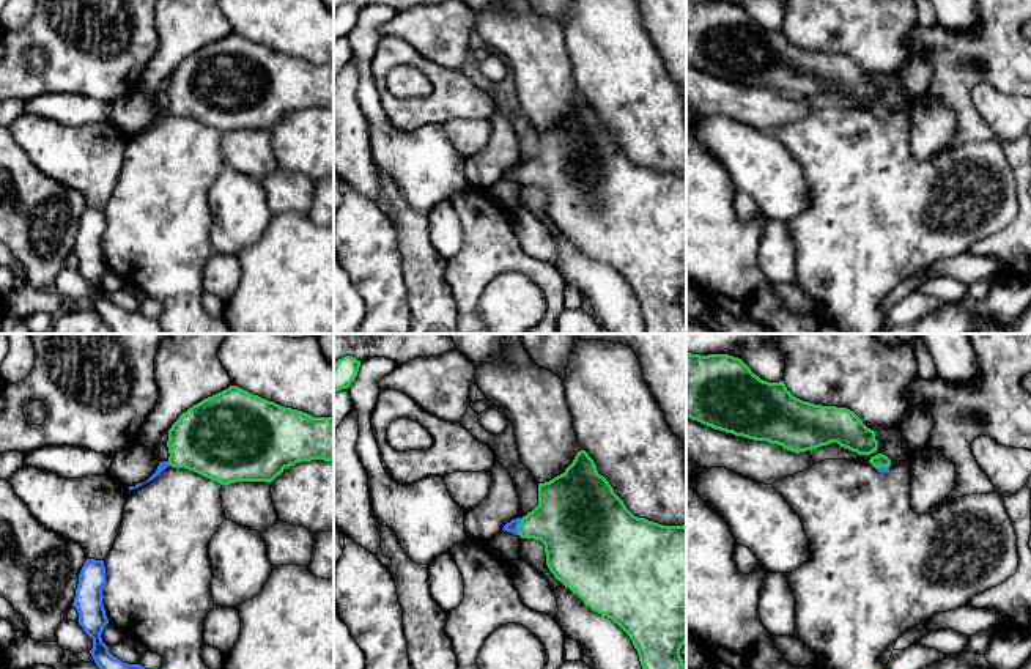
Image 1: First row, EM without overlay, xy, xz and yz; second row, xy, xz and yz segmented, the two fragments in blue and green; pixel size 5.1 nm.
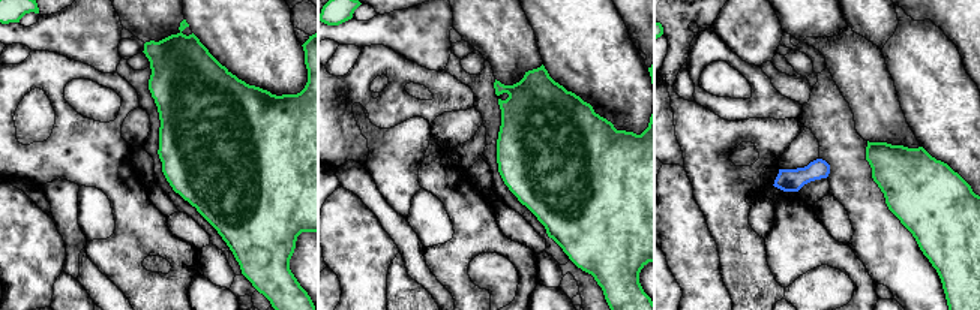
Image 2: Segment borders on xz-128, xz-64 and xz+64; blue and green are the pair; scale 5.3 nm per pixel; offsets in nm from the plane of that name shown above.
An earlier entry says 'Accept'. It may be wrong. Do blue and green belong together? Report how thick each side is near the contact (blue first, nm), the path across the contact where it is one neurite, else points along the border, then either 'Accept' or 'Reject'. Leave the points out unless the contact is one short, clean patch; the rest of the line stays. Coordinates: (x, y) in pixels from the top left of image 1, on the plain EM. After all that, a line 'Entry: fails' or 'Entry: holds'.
Thickness 60 nm (blue) against 340 nm. Path across: xz (512, 173), (518, 172), (567, 167). Accept
Entry: holds

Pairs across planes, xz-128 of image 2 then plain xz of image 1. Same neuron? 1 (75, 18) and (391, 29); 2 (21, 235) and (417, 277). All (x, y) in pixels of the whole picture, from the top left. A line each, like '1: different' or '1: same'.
1: same
2: different

